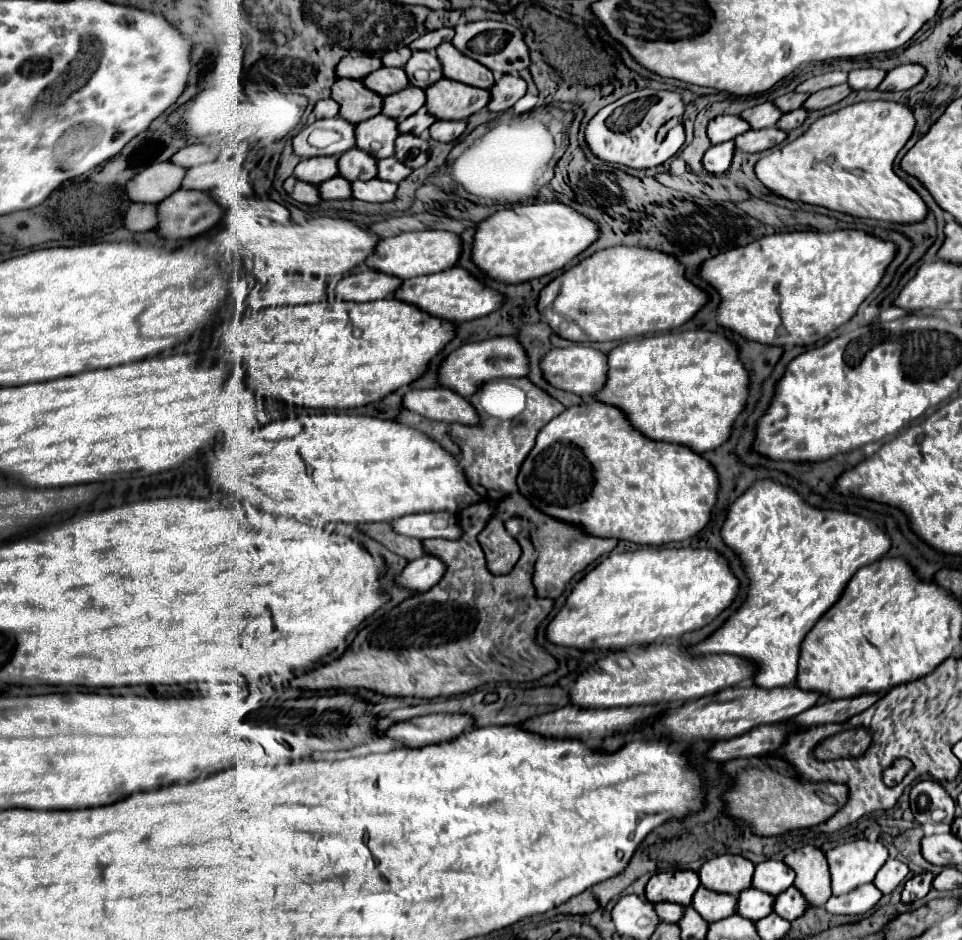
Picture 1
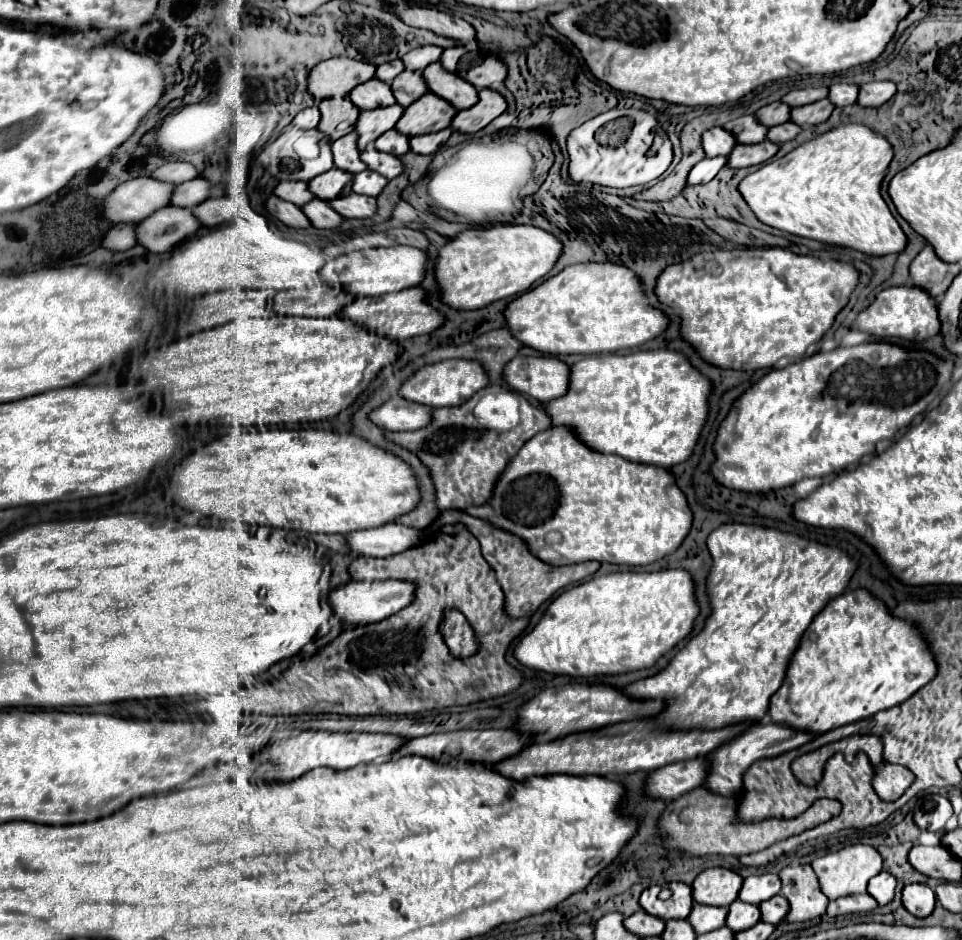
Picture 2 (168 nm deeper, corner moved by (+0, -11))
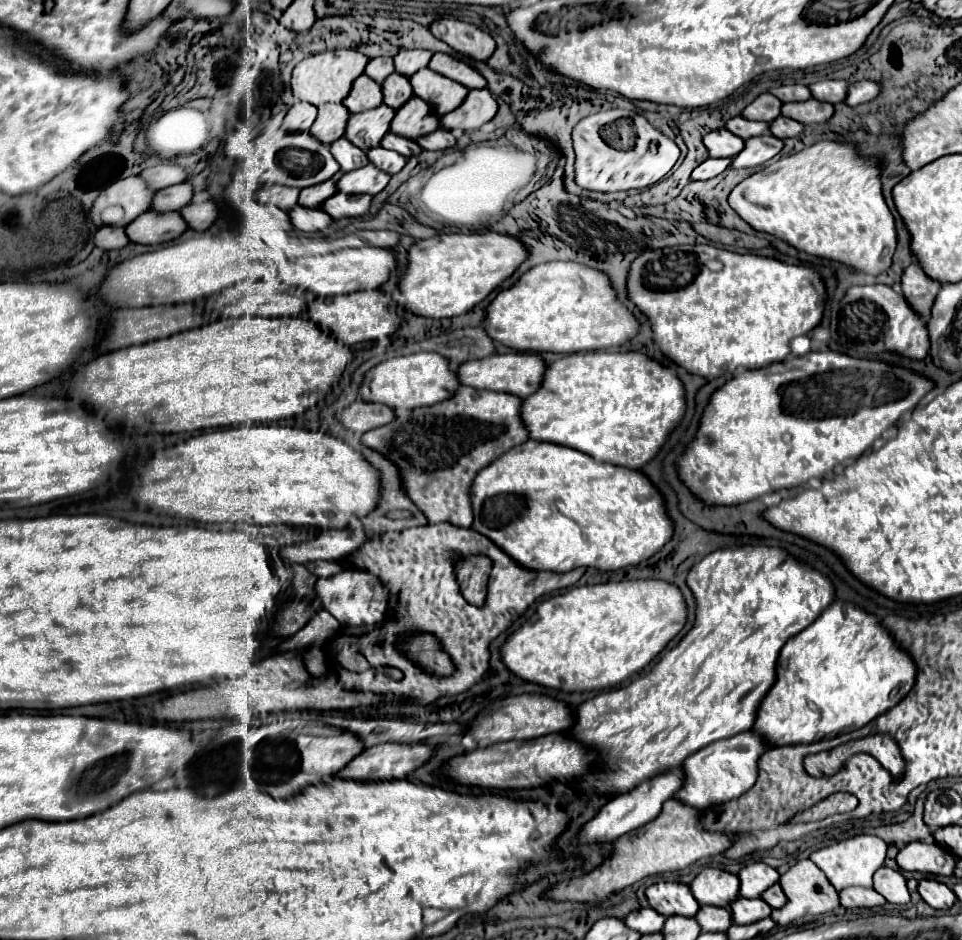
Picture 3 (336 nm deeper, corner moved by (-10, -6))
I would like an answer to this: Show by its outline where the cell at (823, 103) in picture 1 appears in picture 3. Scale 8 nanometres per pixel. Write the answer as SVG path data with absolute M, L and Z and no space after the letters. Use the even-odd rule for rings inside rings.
M809 98L805 102L785 104L781 108L781 114L797 120L801 124L821 124L821 122L827 122L833 116L833 104Z

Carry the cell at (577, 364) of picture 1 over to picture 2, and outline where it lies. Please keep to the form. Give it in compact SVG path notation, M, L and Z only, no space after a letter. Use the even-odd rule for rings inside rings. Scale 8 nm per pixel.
M515 357L503 367L503 381L513 391L547 403L567 391L567 373L569 365L557 357Z

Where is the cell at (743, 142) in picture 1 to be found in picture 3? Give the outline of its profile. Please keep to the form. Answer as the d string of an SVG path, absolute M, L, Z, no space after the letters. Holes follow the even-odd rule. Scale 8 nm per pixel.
M763 134L745 140L745 148L733 158L733 168L751 168L769 162L775 154L779 154L783 142L773 134Z

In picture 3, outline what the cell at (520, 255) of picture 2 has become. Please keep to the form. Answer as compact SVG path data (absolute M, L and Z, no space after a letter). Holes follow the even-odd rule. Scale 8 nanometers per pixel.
M451 232L419 240L409 250L409 264L401 272L401 286L393 298L407 310L427 318L451 318L467 314L495 288L513 276L529 258L521 238L499 232Z

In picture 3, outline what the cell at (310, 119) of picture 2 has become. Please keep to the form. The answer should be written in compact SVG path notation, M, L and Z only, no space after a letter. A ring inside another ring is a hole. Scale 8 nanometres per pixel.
M297 102L289 108L285 120L283 120L283 126L287 130L293 130L293 132L303 132L303 130L309 130L311 124L315 122L317 118L317 108L309 102Z

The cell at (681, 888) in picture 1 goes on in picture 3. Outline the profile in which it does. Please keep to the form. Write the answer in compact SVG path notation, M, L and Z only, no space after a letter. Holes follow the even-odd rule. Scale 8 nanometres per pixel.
M657 882L647 888L647 900L663 916L695 916L699 904L683 882Z

